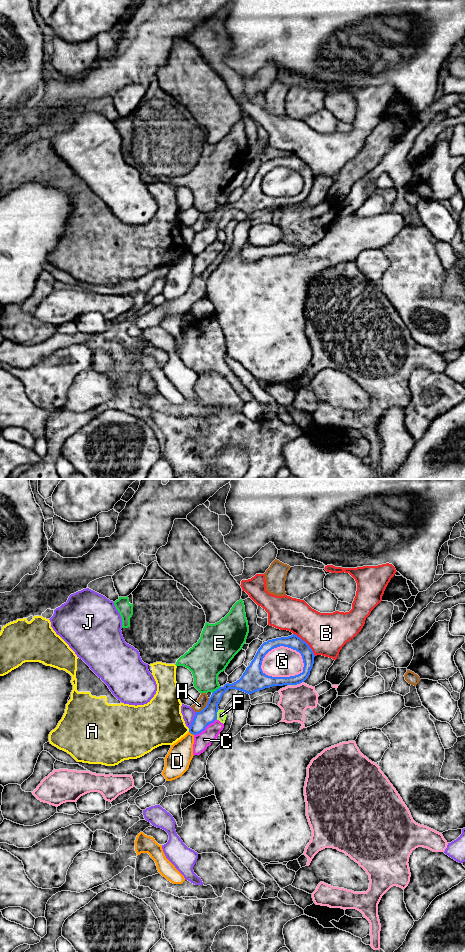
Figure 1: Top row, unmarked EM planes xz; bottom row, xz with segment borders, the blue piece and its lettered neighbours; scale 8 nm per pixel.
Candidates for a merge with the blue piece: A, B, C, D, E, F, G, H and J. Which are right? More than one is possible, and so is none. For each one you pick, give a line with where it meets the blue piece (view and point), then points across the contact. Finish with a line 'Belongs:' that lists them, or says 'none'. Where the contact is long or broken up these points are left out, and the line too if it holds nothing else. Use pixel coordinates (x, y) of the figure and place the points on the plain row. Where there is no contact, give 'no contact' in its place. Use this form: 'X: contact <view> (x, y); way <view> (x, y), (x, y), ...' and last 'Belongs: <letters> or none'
Belongs: none

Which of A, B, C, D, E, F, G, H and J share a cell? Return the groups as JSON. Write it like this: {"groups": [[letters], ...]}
{"groups": [["A"], ["B"], ["C"], ["D"], ["E"], ["F"], ["G"], ["H"], ["J"]]}

